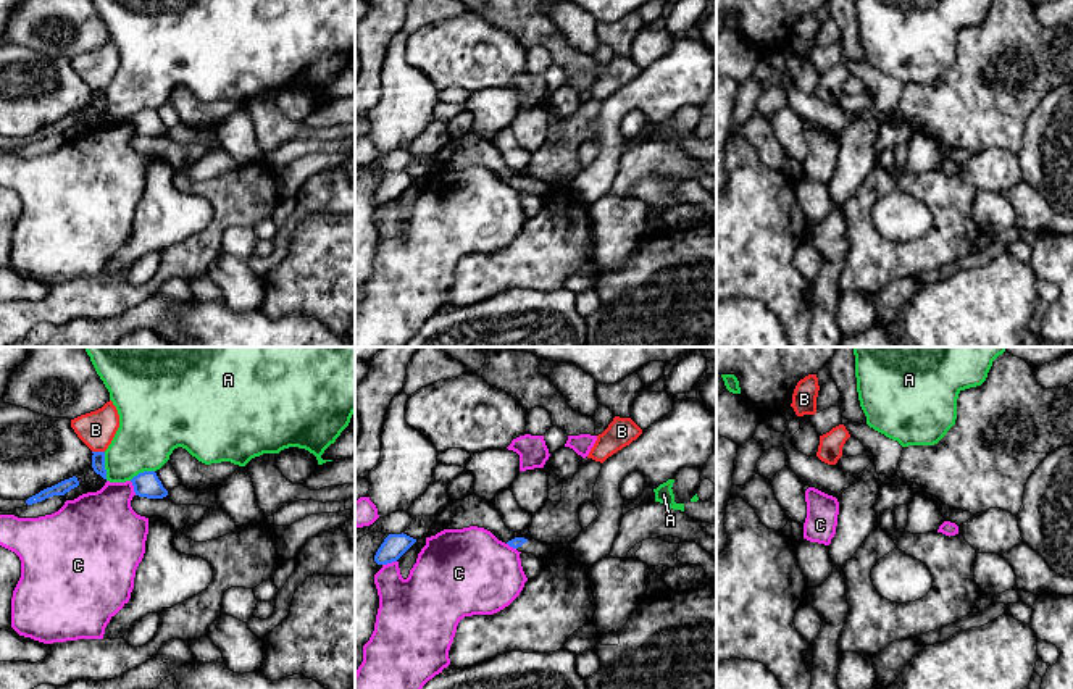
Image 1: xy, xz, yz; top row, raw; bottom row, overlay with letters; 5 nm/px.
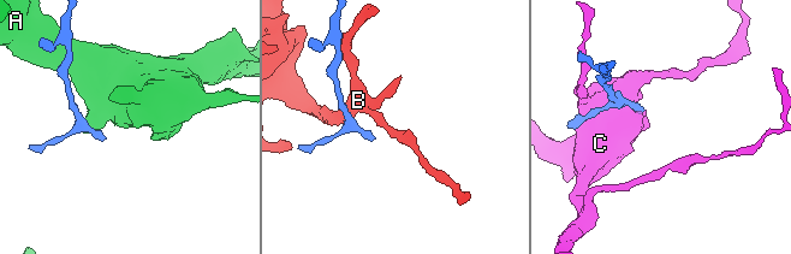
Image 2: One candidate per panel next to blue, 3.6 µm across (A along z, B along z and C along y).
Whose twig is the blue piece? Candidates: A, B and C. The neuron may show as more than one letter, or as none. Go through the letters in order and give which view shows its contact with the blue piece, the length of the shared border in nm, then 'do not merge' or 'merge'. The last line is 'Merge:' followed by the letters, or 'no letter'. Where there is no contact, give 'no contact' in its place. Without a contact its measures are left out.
A: xy | 140 nm | do not merge
B: xy | 60 nm | do not merge
C: xy | 80 nm | do not merge
Merge: no letter

